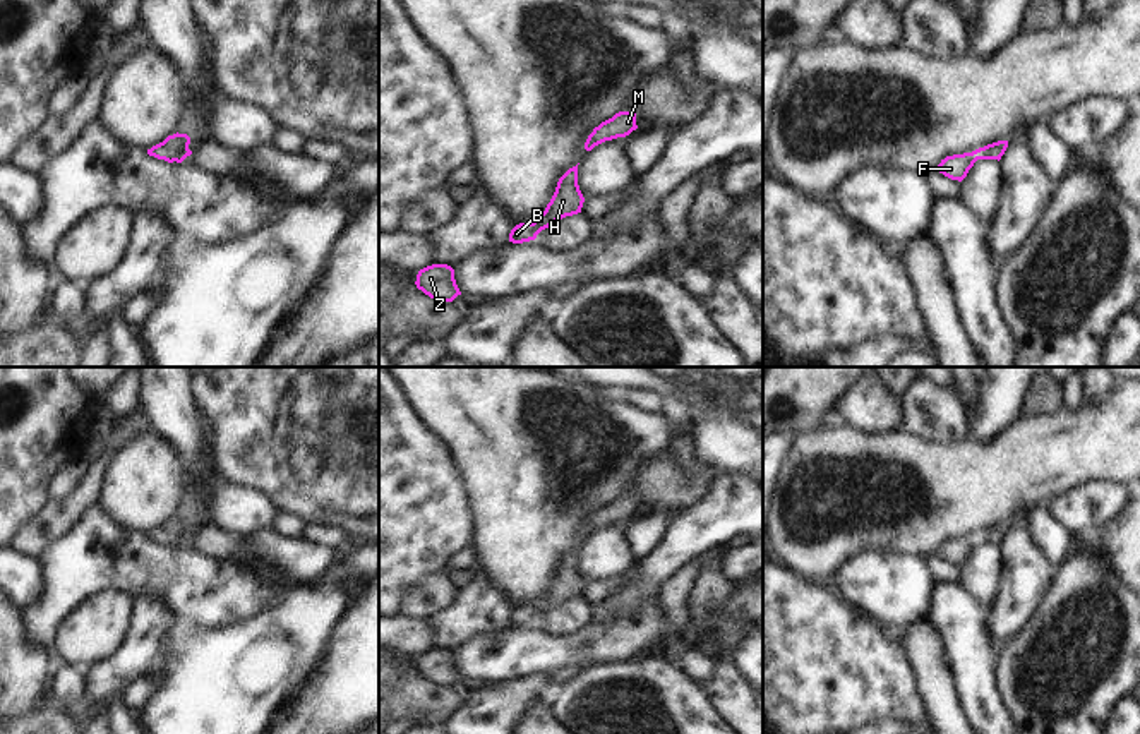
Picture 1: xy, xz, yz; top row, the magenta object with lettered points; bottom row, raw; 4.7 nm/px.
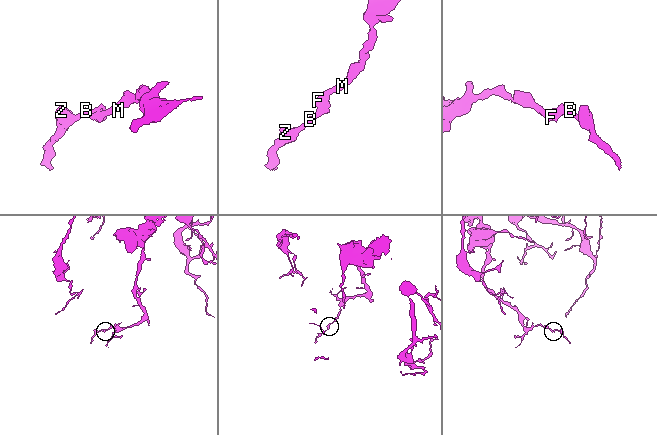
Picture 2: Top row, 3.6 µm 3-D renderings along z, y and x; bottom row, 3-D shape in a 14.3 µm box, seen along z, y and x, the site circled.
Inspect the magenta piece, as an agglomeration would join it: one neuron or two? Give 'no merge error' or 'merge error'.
no merge error

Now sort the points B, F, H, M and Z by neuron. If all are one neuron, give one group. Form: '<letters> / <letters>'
B F H M Z

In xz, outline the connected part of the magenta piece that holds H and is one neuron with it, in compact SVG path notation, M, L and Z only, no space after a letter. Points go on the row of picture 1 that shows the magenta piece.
M578 165L569 168L557 182L555 192L545 211L533 223L519 223L509 233L509 242L523 244L535 240L537 235L555 221L581 213L585 197L578 185Z

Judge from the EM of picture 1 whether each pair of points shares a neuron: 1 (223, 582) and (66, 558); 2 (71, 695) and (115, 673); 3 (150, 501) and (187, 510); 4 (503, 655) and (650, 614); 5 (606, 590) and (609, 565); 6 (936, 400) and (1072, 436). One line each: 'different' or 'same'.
1: same
2: different
3: different
4: same
5: different
6: different

